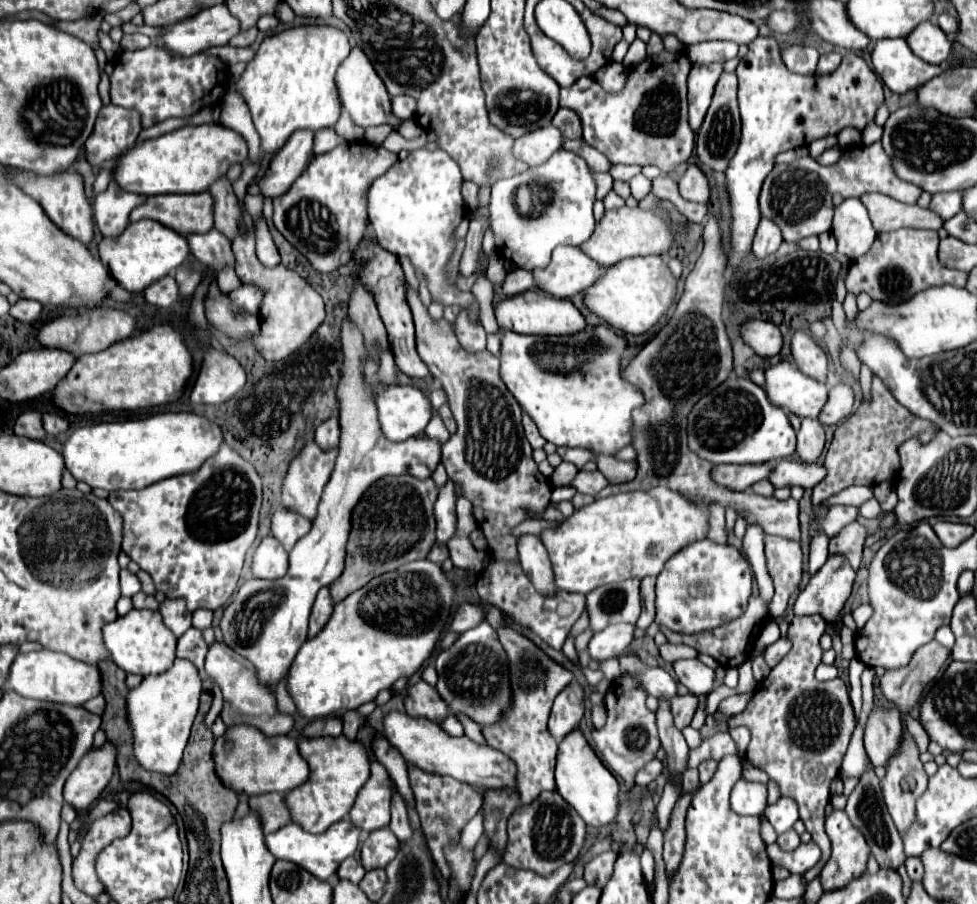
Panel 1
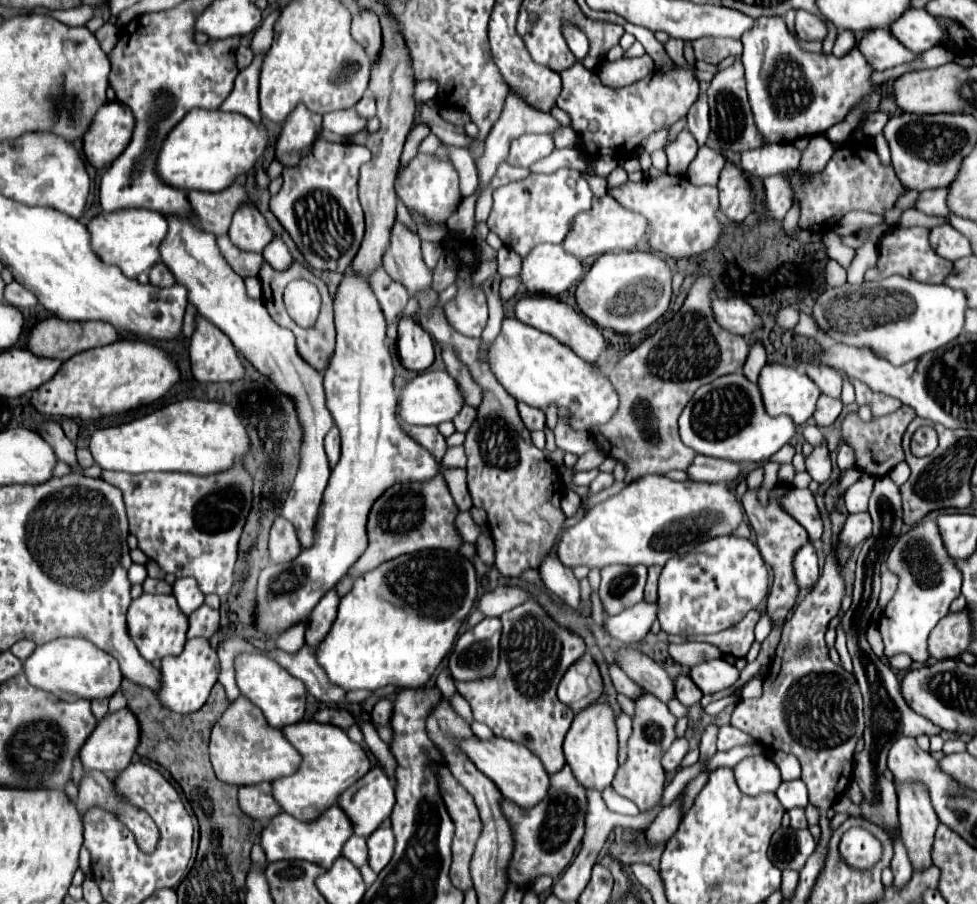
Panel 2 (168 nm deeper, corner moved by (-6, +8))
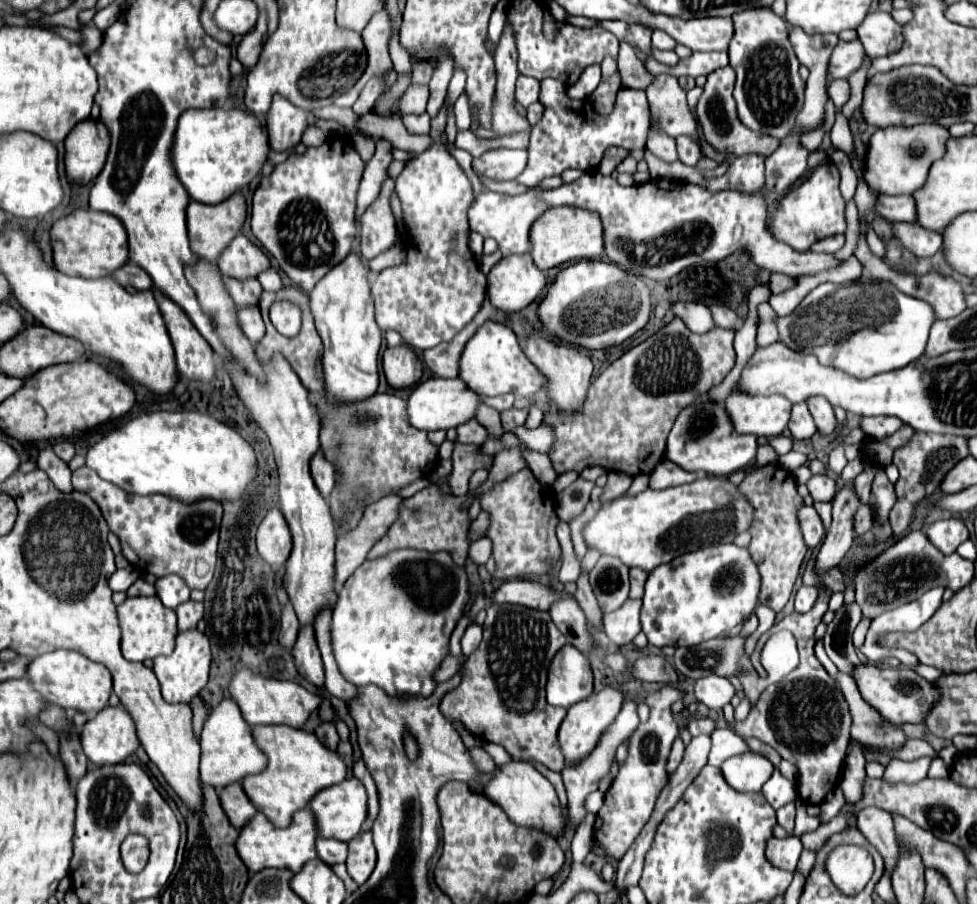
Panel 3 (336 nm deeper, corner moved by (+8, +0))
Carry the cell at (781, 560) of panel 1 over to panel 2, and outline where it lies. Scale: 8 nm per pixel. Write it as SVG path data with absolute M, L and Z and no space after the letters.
M809 542L795 552L793 574L795 574L795 582L799 588L811 588L815 584L815 580L819 578L817 554Z

